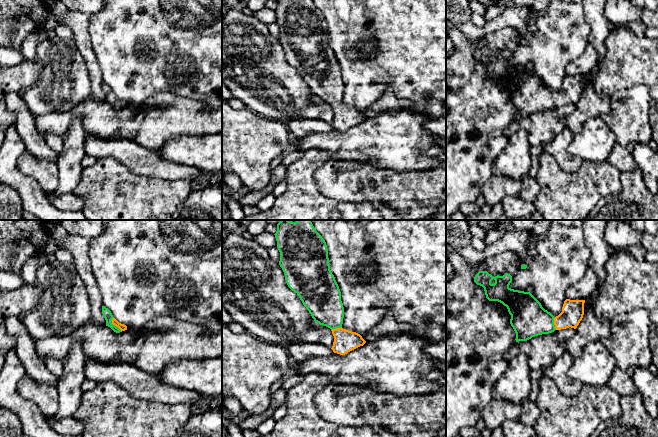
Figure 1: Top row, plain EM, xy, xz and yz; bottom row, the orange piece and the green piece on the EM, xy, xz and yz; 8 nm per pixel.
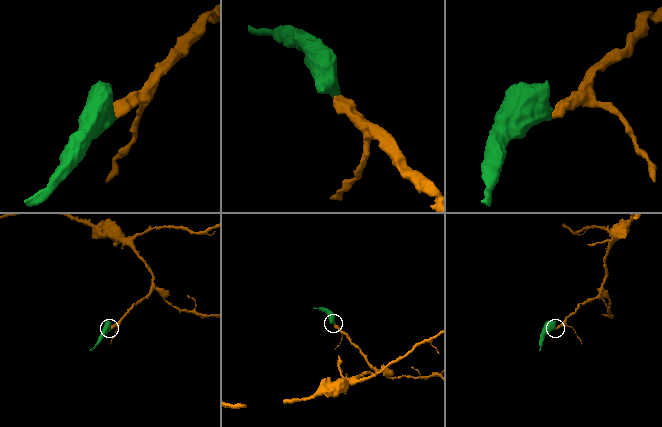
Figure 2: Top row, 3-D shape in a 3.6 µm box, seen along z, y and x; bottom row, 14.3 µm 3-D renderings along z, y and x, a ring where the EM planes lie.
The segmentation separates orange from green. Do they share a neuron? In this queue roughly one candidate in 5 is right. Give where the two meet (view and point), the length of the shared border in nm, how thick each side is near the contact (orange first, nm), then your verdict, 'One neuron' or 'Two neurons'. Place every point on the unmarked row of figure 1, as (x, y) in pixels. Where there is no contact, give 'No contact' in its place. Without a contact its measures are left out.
Touches orange at xy (114, 100). Shared border 140 nm. Thickness 60 nm (orange) against 70 nm. One neuron

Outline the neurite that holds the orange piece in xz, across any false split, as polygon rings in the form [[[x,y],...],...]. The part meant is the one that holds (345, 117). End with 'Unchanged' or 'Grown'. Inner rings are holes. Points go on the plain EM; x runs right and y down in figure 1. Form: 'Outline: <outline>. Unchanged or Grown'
Outline: [[[277,0],[274,11],[280,28],[279,41],[288,63],[299,72],[315,98],[331,105],[334,112],[333,128],[345,131],[363,122],[366,117],[360,110],[342,104],[344,83],[341,68],[330,46],[326,18],[313,0]]]. Grown

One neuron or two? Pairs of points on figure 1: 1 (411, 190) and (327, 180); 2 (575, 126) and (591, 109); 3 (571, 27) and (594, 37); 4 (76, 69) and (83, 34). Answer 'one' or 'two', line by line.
1: one
2: one
3: two
4: two

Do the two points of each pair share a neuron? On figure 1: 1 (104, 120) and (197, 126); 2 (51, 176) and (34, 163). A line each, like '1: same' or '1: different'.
1: same
2: same

